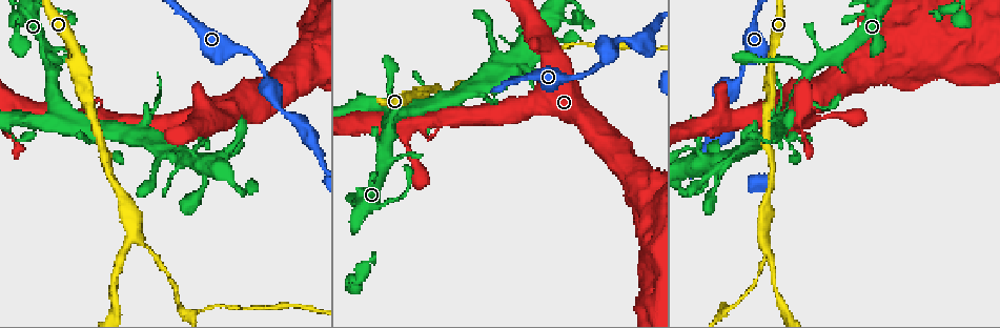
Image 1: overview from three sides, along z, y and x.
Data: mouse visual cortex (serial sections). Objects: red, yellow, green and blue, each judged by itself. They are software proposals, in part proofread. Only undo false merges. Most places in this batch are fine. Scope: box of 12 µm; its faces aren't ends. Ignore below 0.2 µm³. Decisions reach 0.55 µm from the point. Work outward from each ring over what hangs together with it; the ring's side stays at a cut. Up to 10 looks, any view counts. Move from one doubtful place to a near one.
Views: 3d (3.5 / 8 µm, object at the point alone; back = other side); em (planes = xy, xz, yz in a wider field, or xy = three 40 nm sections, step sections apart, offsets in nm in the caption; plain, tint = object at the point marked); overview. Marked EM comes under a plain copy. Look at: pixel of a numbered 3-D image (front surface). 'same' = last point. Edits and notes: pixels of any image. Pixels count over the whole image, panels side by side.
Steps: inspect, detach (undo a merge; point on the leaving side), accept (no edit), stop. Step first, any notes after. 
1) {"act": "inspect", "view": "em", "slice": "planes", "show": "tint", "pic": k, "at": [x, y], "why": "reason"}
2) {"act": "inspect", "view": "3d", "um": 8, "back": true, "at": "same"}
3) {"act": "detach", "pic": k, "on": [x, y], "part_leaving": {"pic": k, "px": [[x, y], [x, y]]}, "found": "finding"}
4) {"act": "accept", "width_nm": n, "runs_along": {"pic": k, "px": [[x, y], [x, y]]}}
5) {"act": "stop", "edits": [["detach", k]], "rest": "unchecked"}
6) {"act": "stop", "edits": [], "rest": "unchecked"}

{"act": "inspect", "view": "3d", "um": 3.5, "pic": 1, "at": [63, 107], "why": "three arms meet"}

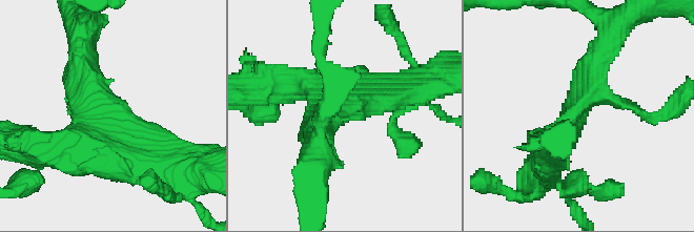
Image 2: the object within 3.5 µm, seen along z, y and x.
{"act": "inspect", "view": "em", "slice": "planes", "show": "tint", "pic": 2, "at": [106, 111]}

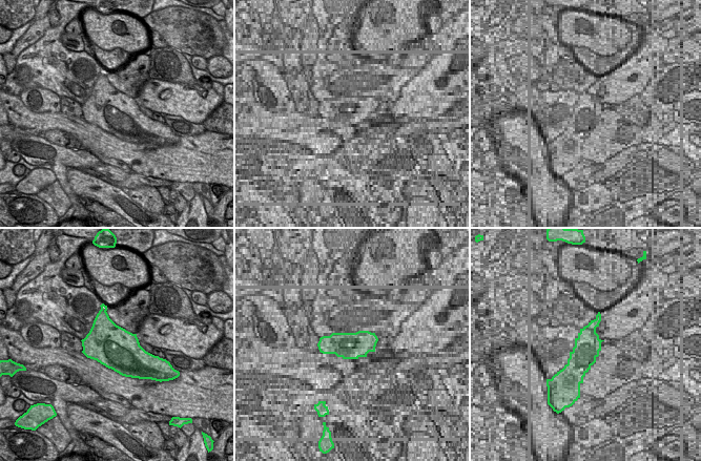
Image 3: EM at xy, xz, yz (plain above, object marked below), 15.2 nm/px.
{"act": "inspect", "view": "em", "slice": "xy", "step": 3, "show": "tint", "at": "same", "why": "cut it another way"}

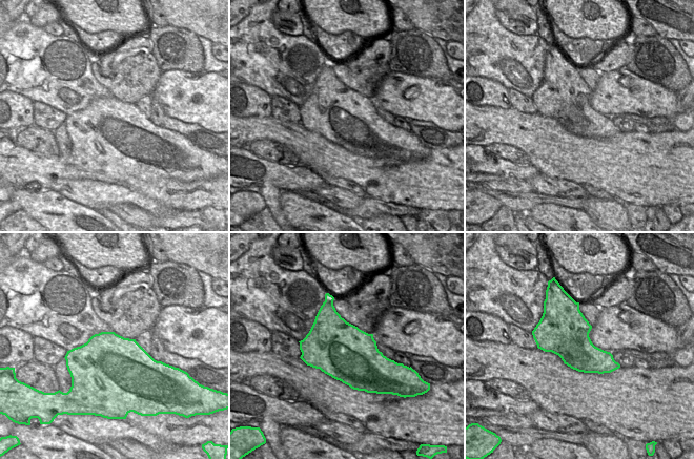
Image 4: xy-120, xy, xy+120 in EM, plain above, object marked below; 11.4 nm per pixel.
{"act": "accept", "runs_along": {"pic": 2, "px": [[80, 54], [89, 96], [164, 150]]}, "found": "all the same cell"}

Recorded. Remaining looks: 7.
{"act": "inspect", "view": "3d", "um": 3.5, "pic": 1, "at": [619, 40], "why": "calibre changes"}

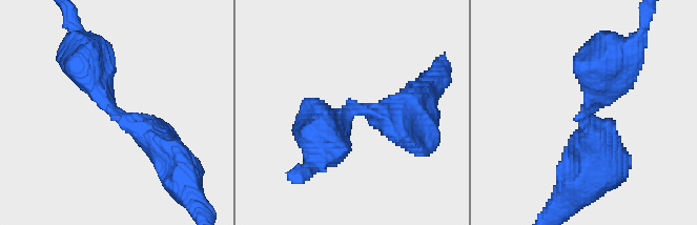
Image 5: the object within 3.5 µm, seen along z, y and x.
{"act": "inspect", "view": "em", "slice": "xy", "step": 1, "show": "tint", "pic": 5, "at": [116, 114]}

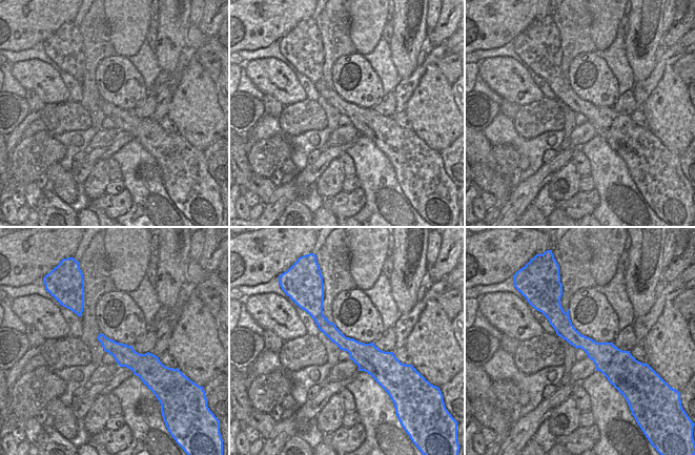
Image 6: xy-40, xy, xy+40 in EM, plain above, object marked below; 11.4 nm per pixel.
{"act": "accept", "runs_along": {"pic": 5, "px": [[89, 58], [100, 97], [170, 159]]}, "found": "all the same cell"}

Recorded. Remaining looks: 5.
{"act": "inspect", "view": "3d", "um": 3.5, "back": true, "pic": 1, "at": [513, 72], "why": "a fork"}

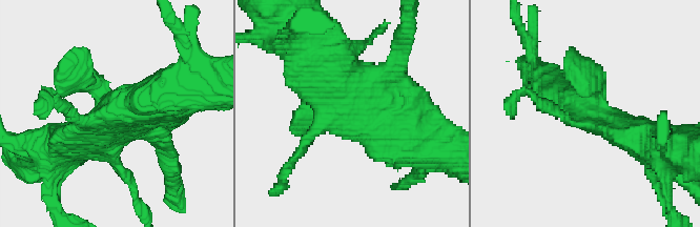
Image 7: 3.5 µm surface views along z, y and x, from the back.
{"act": "inspect", "view": "em", "slice": "xy", "step": 3, "show": "tint", "pic": 7, "at": [120, 110]}

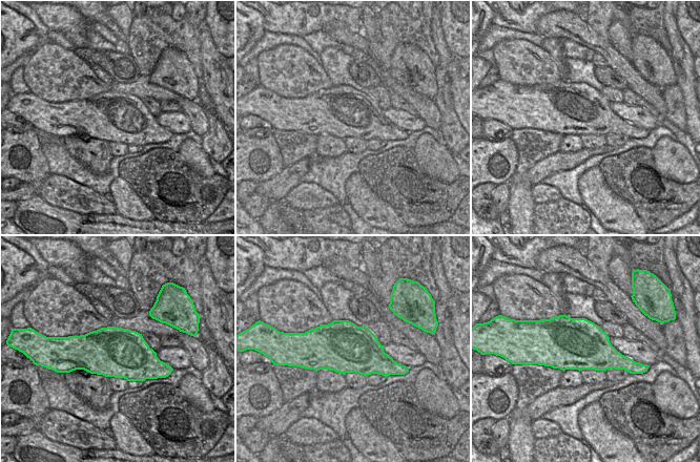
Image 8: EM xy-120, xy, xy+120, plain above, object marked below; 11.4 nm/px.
{"act": "accept", "runs_along": {"pic": 7, "px": [[414, 146], [346, 106], [324, 63]]}, "found": "one cell here"}

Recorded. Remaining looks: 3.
{"act": "inspect", "view": "3d", "um": 8, "pic": 1, "at": [703, 159]}

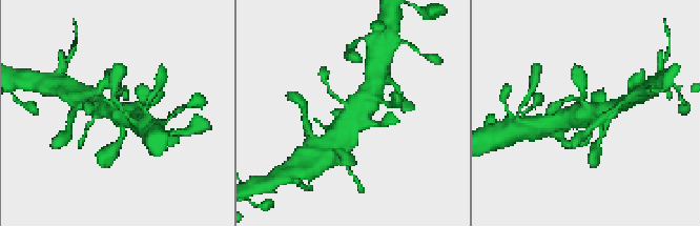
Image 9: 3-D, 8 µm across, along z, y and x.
{"act": "inspect", "view": "3d", "um": 3.5, "back": true, "pic": 9, "at": [347, 111], "why": "closer look"}

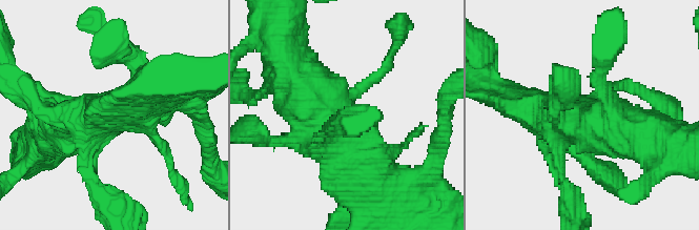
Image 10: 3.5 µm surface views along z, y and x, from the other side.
{"act": "inspect", "view": "em", "slice": "xy", "step": 1, "show": "tint", "pic": 10, "at": [343, 108], "why": "now the EM"}

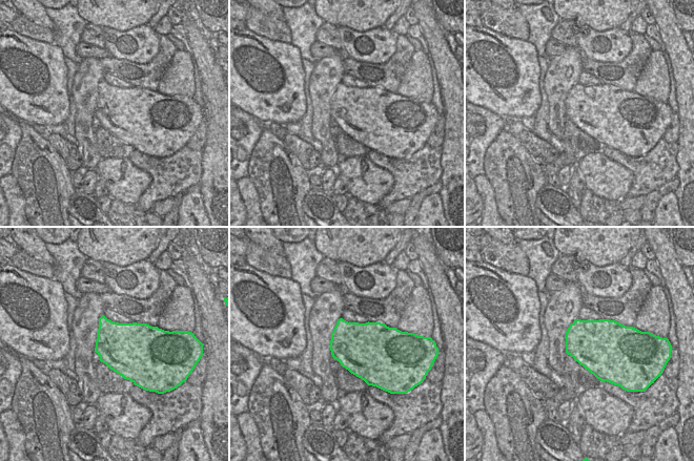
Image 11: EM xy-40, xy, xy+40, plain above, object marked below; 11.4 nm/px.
{"act": "accept", "width_nm": 650, "runs_along": {"pic": 10, "px": [[369, 183], [292, 75]]}, "found": "one cell here"}

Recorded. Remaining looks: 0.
{"act": "stop", "edits": [], "rest": "unchecked"}

